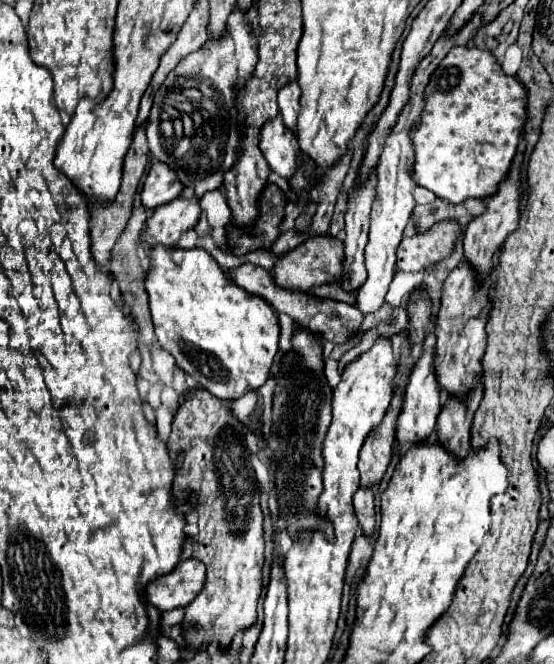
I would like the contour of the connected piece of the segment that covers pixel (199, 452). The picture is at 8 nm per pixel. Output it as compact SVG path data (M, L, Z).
M193 388L187 392L185 402L179 406L173 424L171 434L167 440L167 448L171 454L177 454L179 450L185 452L183 468L175 476L173 482L173 496L177 504L183 504L187 500L187 494L191 490L197 492L199 504L199 534L193 538L193 558L201 560L207 566L207 580L199 596L185 606L185 618L183 626L187 624L211 624L211 632L217 636L221 646L231 644L235 634L239 630L249 628L257 620L257 602L263 588L261 582L261 570L265 562L265 546L263 546L263 514L259 508L259 486L255 478L255 470L251 464L251 450L245 446L245 434L243 424L233 416L231 408L233 400L219 400L211 396L203 388Z

